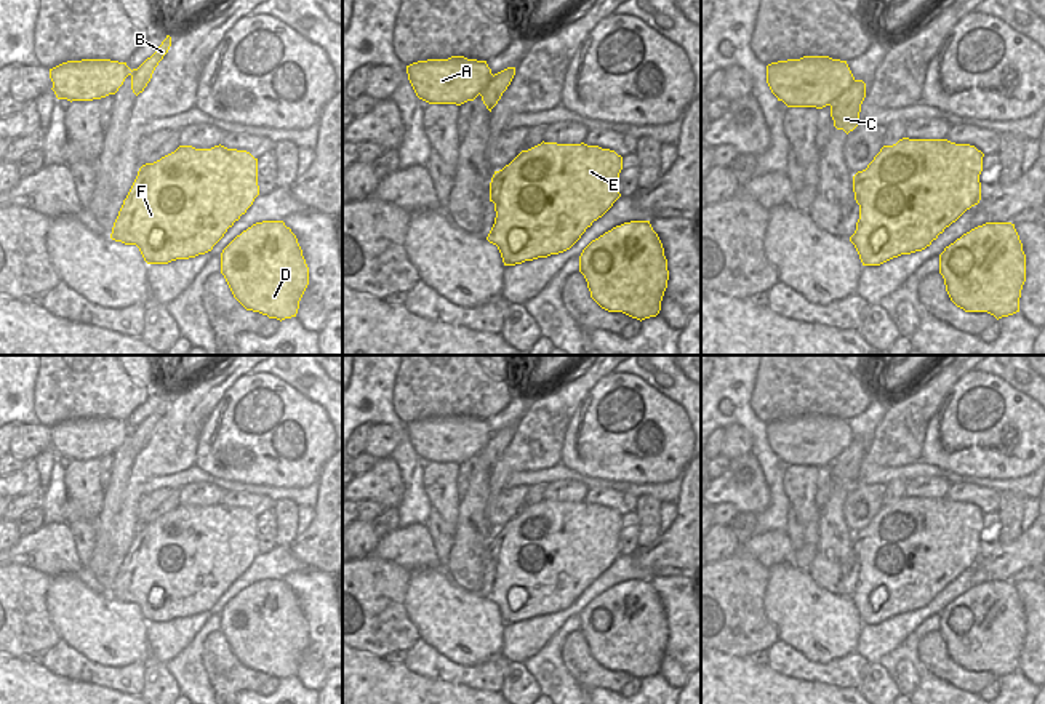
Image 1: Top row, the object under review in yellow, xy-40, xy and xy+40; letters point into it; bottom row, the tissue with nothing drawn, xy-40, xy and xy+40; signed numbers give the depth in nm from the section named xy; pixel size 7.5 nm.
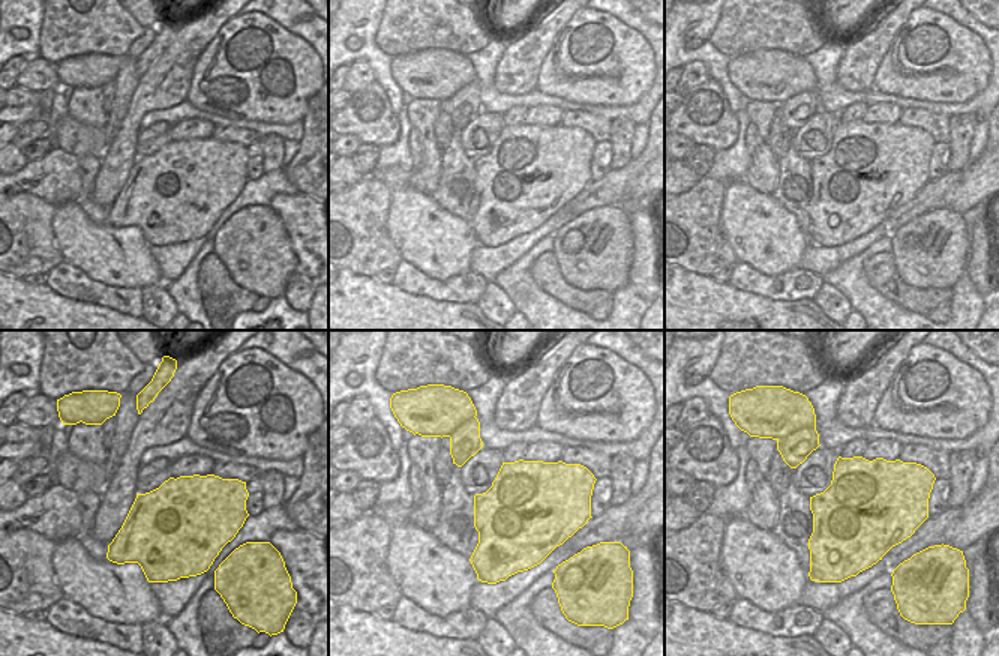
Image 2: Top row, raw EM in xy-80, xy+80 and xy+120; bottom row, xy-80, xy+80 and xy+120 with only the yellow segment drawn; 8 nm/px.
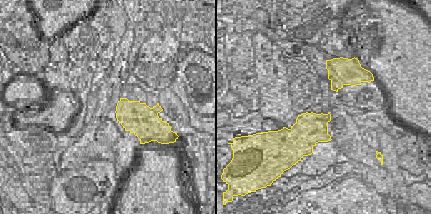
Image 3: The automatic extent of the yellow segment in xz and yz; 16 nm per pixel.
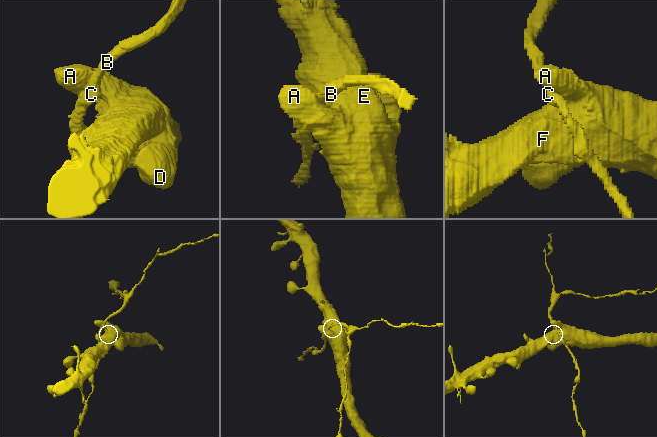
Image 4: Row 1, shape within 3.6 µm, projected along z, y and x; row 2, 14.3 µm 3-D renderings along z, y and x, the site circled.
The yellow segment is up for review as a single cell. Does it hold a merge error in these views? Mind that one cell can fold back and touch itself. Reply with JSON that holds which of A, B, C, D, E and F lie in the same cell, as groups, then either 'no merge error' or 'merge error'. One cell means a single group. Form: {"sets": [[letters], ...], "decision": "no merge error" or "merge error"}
{"sets": [["A", "D", "E", "F"], ["B", "C"]], "decision": "merge error"}

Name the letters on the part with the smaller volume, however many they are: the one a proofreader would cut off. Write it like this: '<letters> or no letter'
B, C

